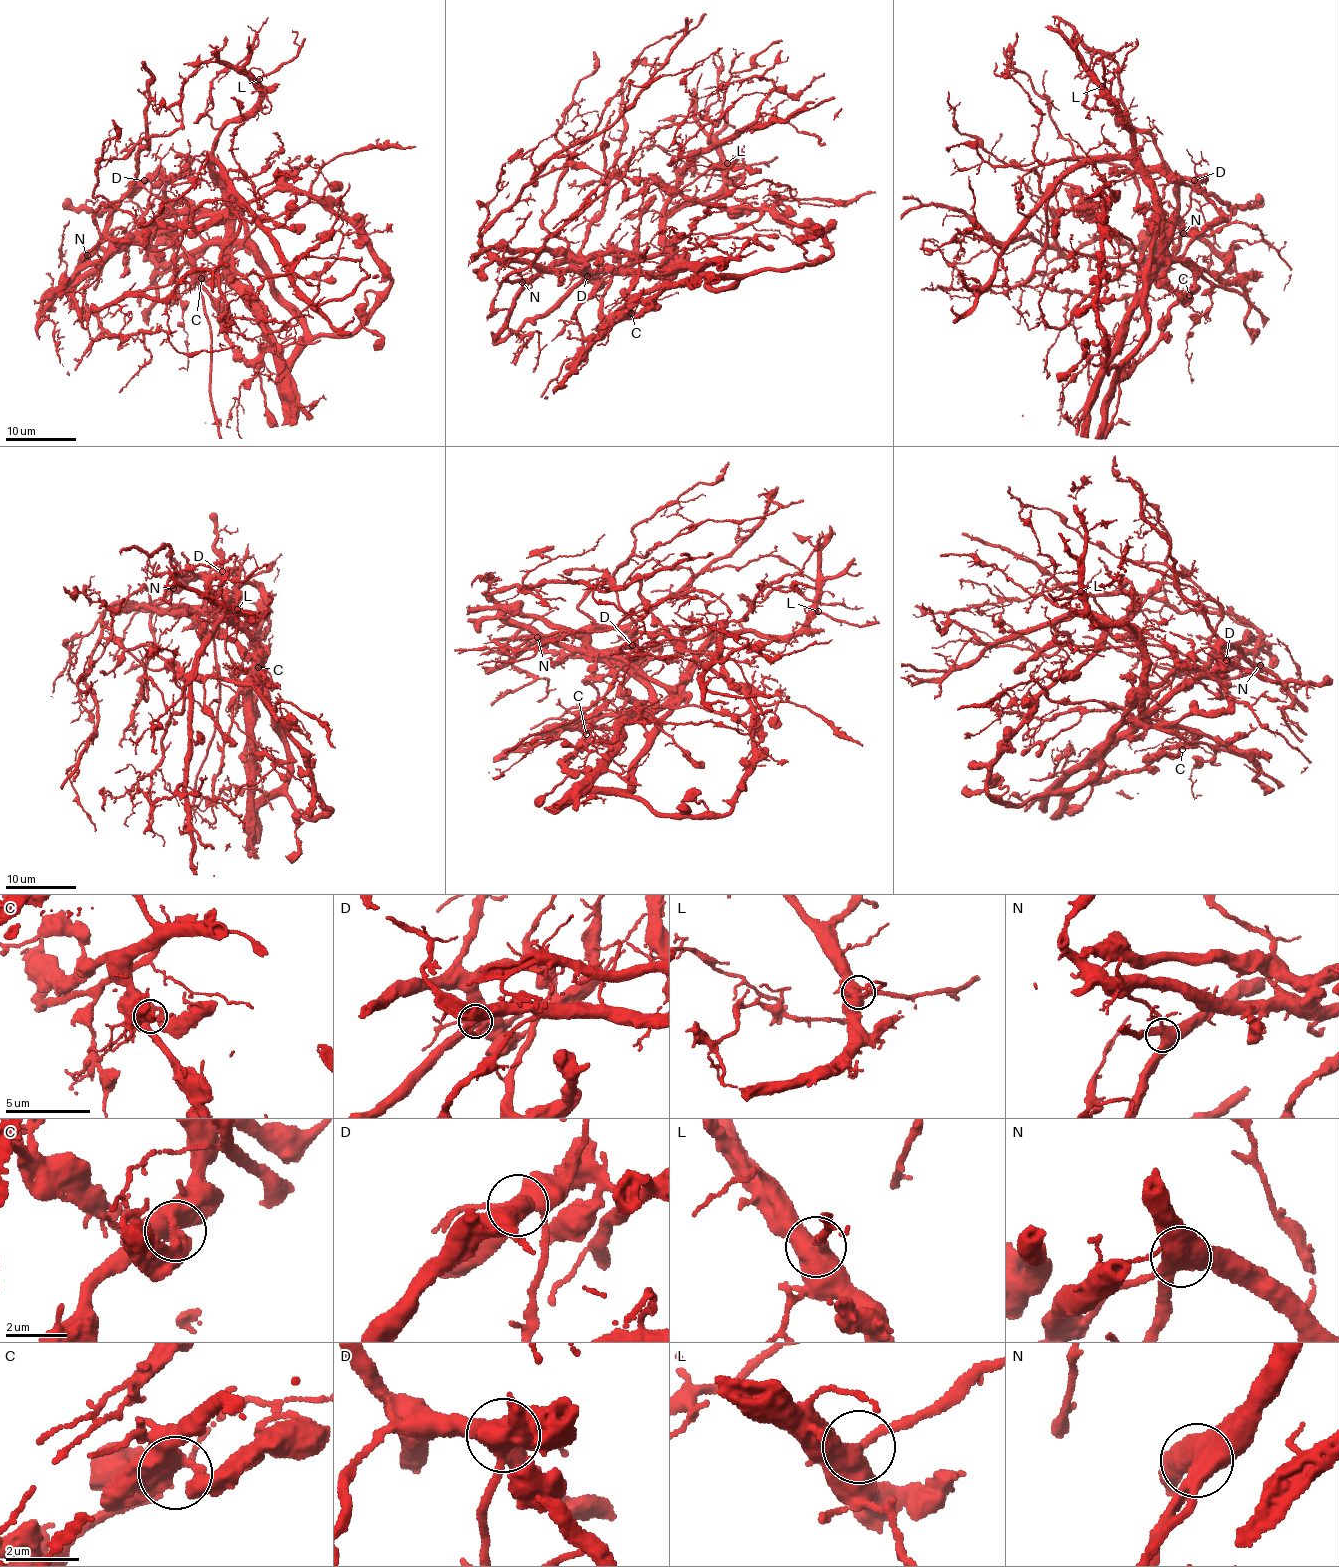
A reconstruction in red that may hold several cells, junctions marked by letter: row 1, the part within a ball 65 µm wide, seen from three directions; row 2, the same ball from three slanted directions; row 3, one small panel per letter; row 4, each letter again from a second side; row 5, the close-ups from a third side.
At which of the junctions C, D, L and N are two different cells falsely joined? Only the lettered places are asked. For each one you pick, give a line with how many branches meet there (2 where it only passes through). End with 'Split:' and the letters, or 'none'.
D: Branches: 5
Split: D

